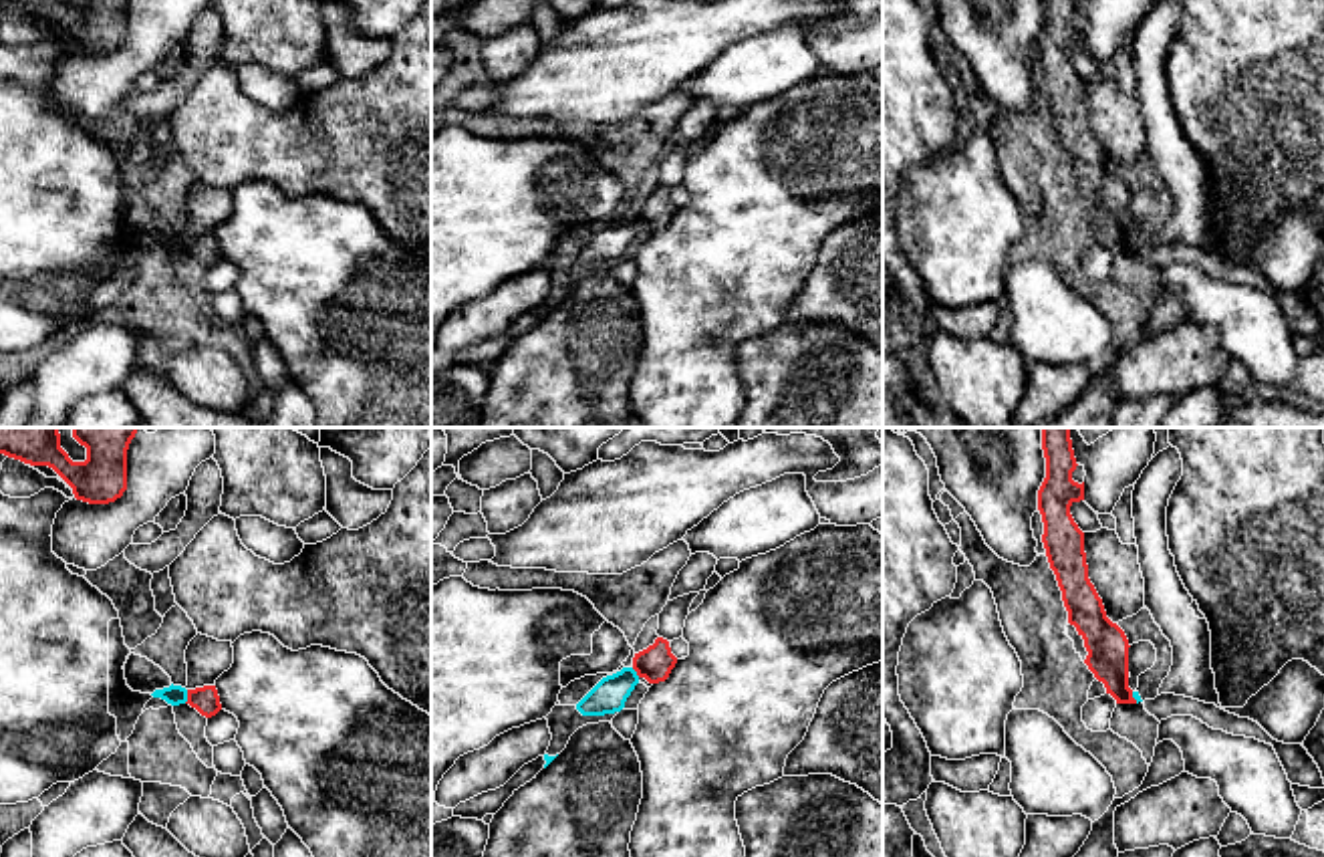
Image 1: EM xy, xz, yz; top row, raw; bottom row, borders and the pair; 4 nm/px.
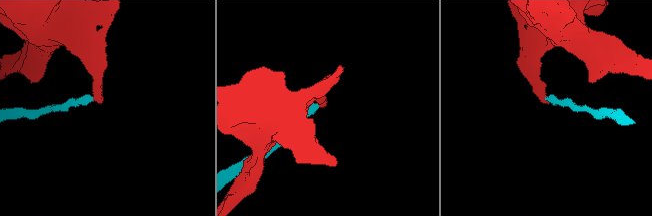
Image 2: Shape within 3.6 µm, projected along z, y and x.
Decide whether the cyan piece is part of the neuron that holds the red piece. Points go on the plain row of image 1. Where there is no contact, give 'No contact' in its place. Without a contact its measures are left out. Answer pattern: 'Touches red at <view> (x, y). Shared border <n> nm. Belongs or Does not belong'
Touches red at xy (188, 245). Shared border 60 nm. Does not belong

